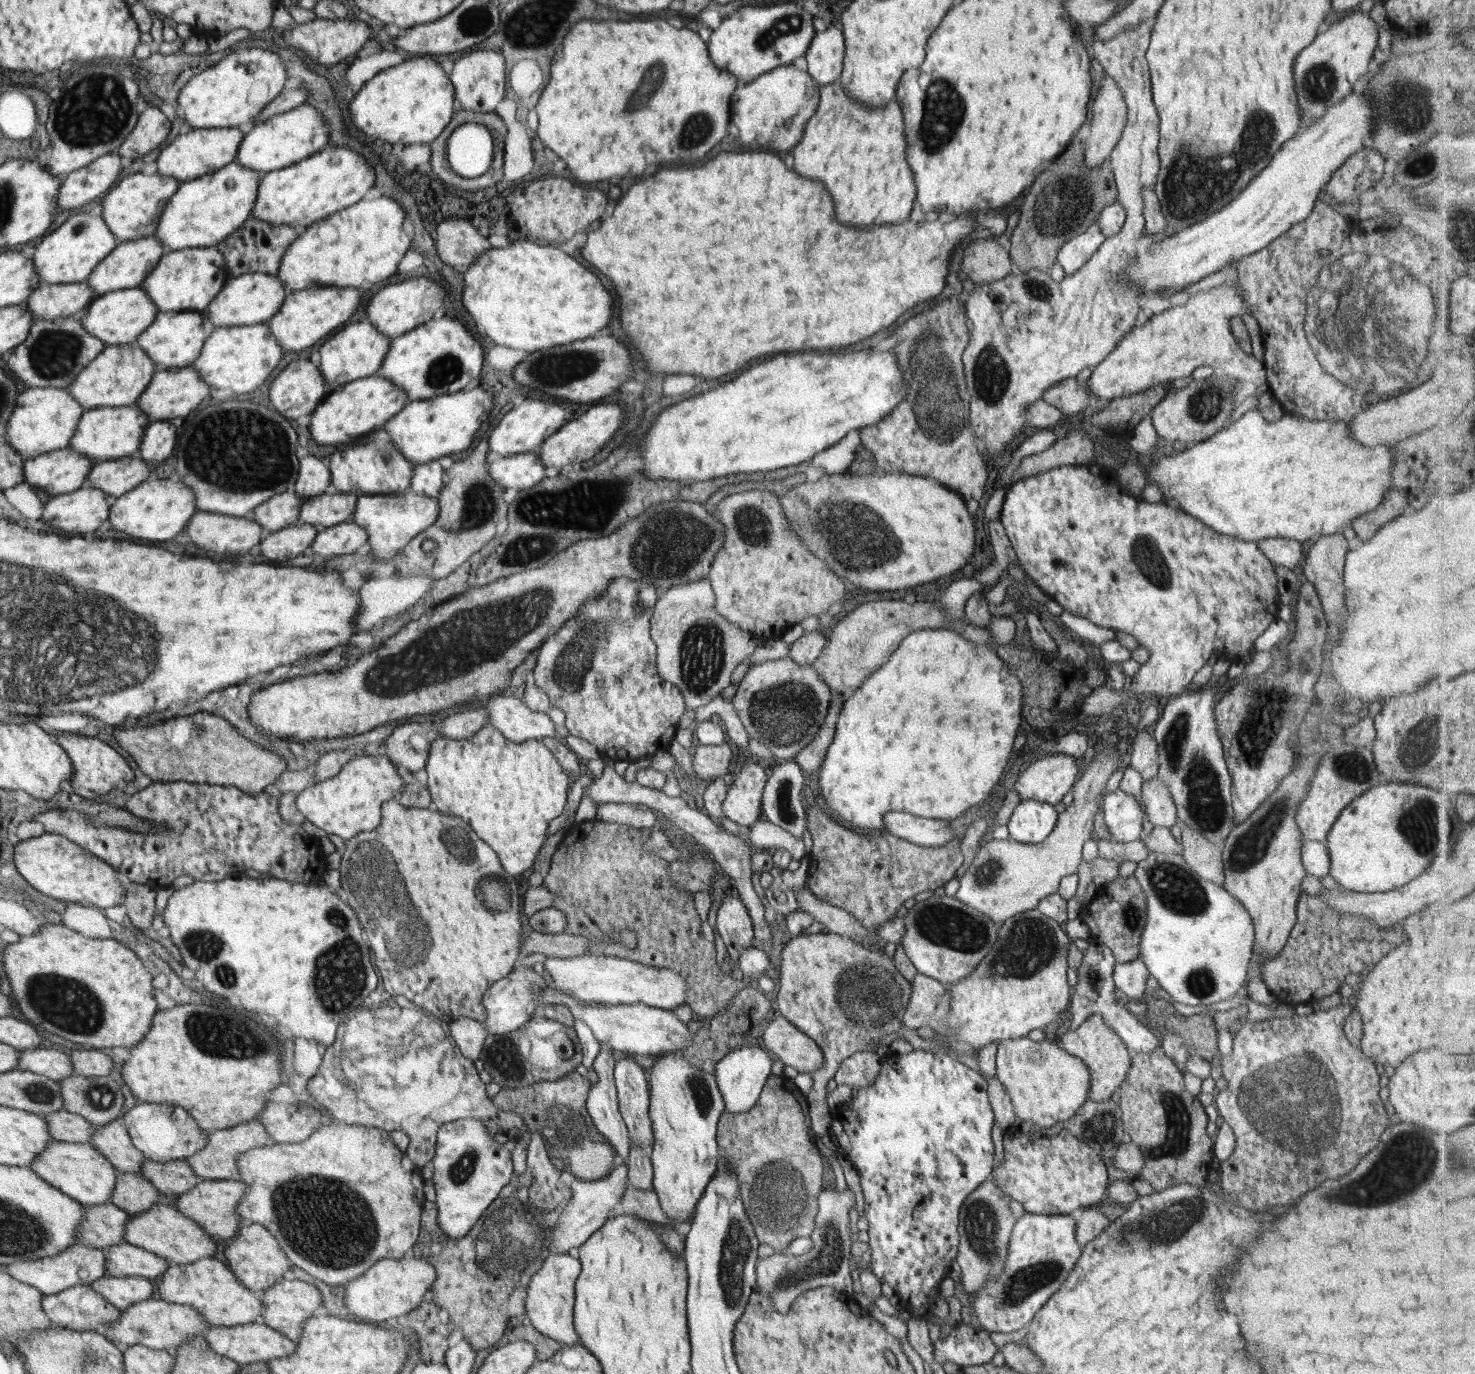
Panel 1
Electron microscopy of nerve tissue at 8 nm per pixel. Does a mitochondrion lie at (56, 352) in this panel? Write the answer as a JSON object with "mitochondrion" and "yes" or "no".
{"mitochondrion":"yes"}

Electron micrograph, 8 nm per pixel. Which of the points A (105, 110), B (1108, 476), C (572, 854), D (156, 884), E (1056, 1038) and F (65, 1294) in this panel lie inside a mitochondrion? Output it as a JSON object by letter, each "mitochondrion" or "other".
{"A":"mitochondrion","B":"other","C":"other","D":"other","E":"other","F":"other"}

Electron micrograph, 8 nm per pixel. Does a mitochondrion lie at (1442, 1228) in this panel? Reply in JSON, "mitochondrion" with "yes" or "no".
{"mitochondrion":"no"}

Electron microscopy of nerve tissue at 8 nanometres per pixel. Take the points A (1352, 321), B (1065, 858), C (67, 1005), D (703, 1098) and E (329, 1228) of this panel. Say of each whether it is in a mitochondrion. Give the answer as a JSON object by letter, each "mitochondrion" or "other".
{"A":"mitochondrion","B":"other","C":"mitochondrion","D":"mitochondrion","E":"mitochondrion"}

